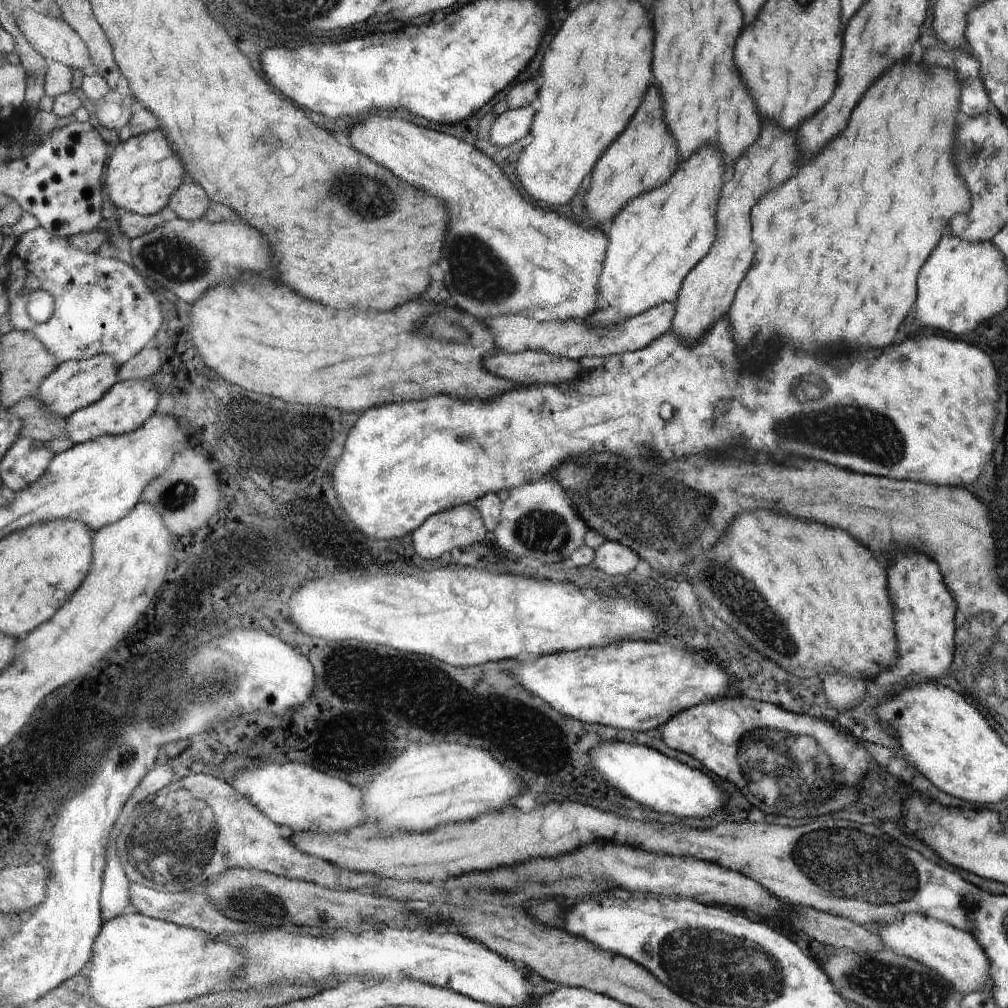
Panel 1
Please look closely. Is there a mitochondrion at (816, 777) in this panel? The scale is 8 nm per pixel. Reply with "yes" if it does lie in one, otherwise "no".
yes

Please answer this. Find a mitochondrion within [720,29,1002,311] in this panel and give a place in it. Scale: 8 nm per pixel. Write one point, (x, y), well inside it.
(971, 151)

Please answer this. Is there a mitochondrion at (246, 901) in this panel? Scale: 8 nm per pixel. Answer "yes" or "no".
yes

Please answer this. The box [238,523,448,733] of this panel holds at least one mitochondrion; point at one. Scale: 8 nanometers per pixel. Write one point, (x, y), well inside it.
(363, 671)

